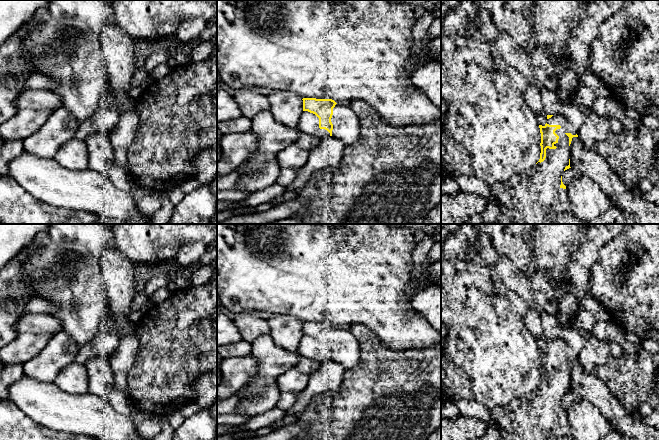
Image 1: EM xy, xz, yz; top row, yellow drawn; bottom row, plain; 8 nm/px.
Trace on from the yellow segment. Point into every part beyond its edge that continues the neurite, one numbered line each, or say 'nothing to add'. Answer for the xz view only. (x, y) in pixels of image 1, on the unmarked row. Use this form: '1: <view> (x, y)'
1: xz (308, 347)

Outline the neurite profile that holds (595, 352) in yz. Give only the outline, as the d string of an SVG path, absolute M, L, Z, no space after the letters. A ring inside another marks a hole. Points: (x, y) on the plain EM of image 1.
M593 335L586 340L584 347L577 353L579 364L587 373L591 373L599 365L606 364L610 357L610 344L598 340Z

